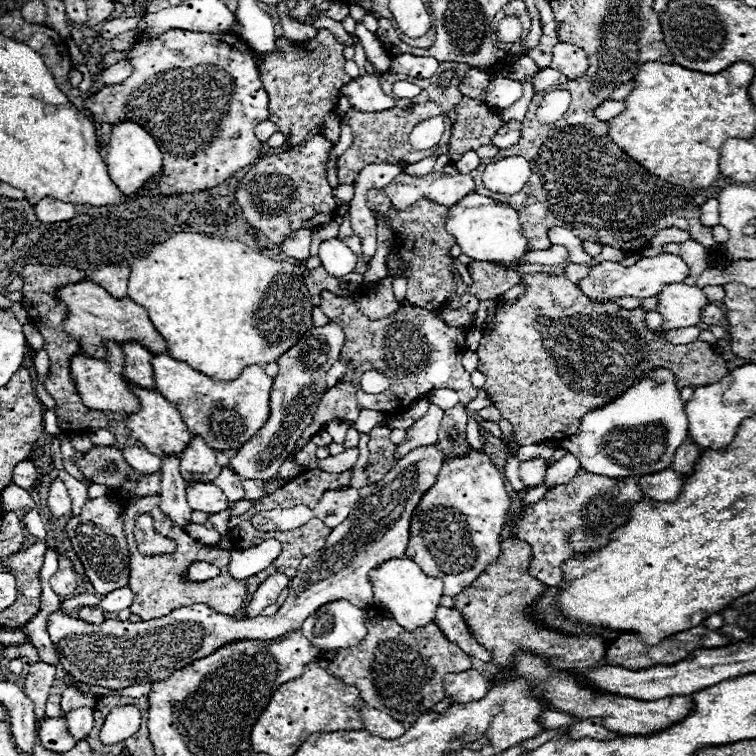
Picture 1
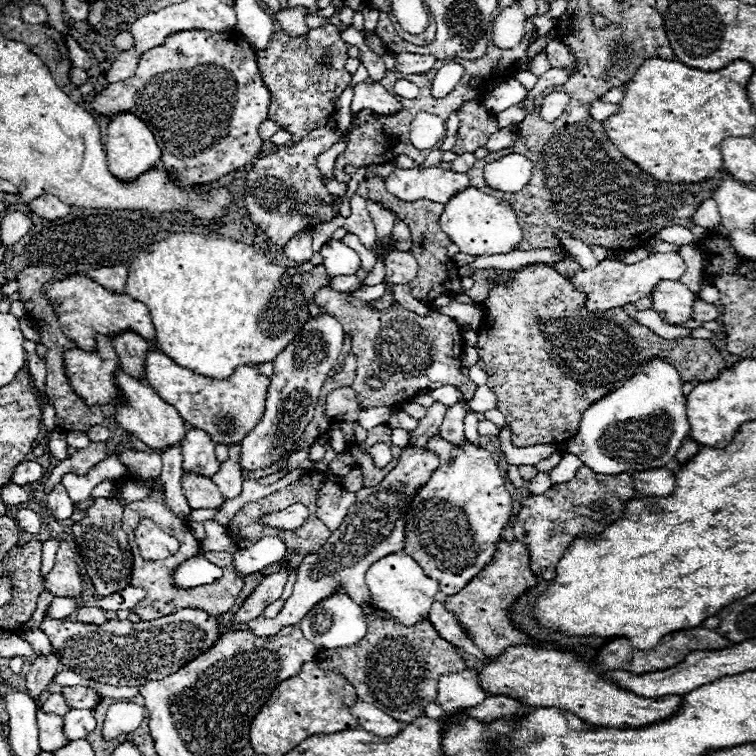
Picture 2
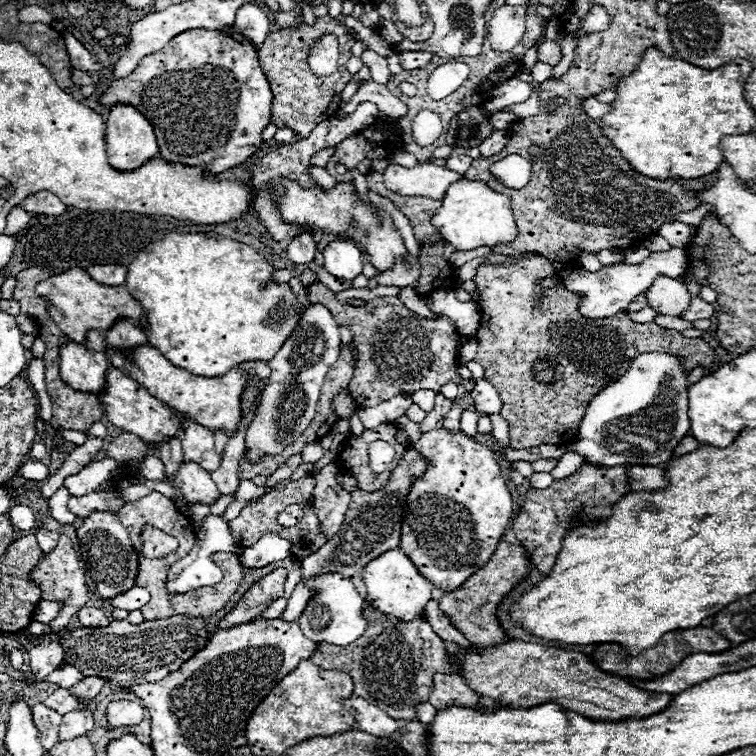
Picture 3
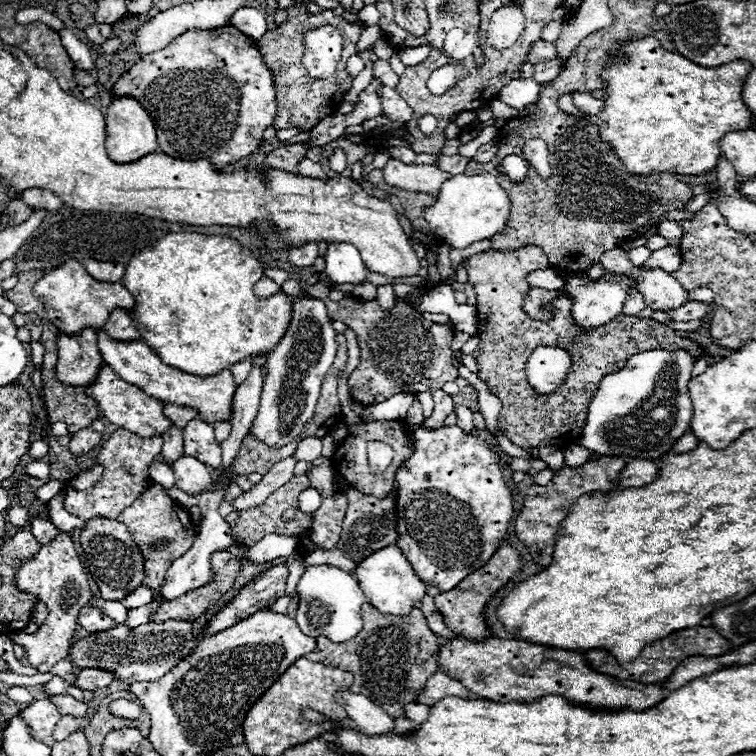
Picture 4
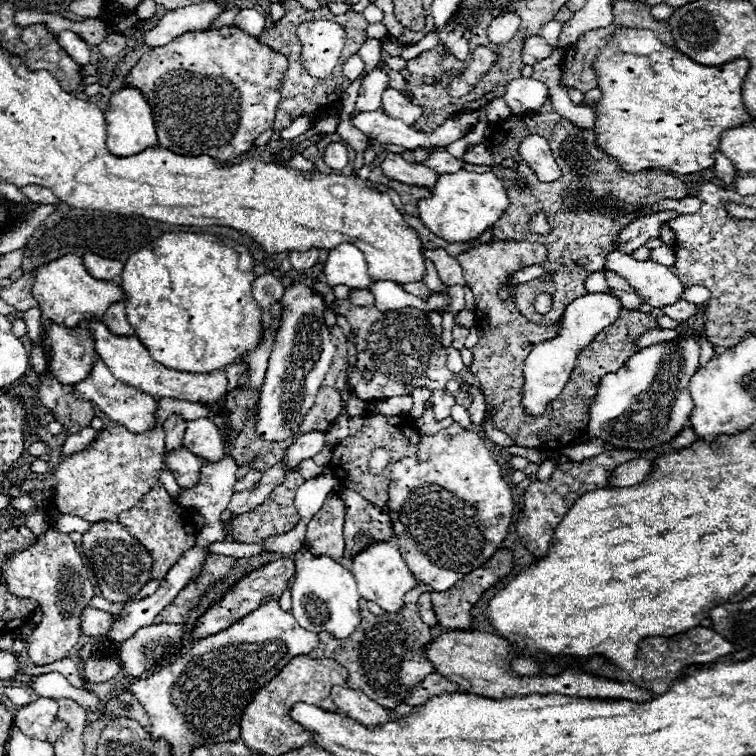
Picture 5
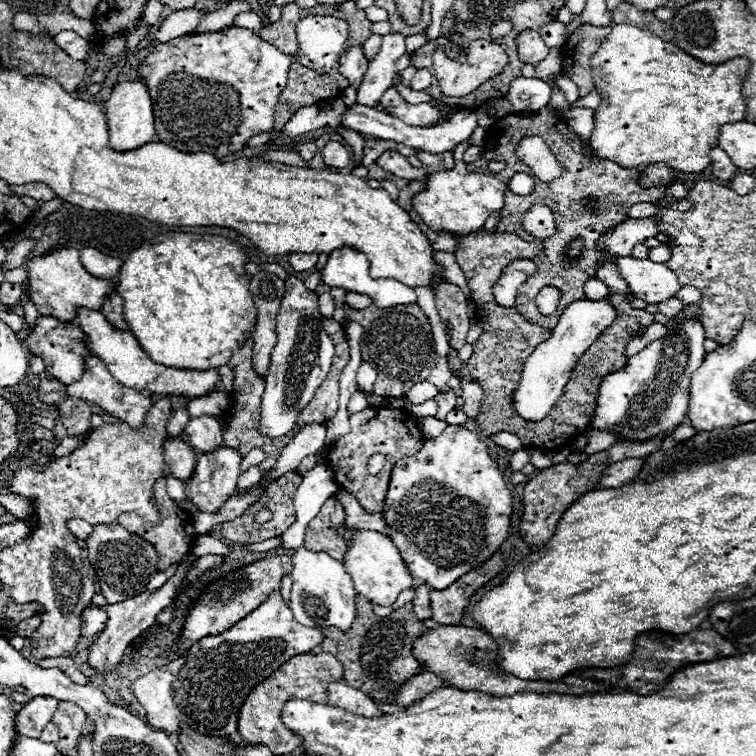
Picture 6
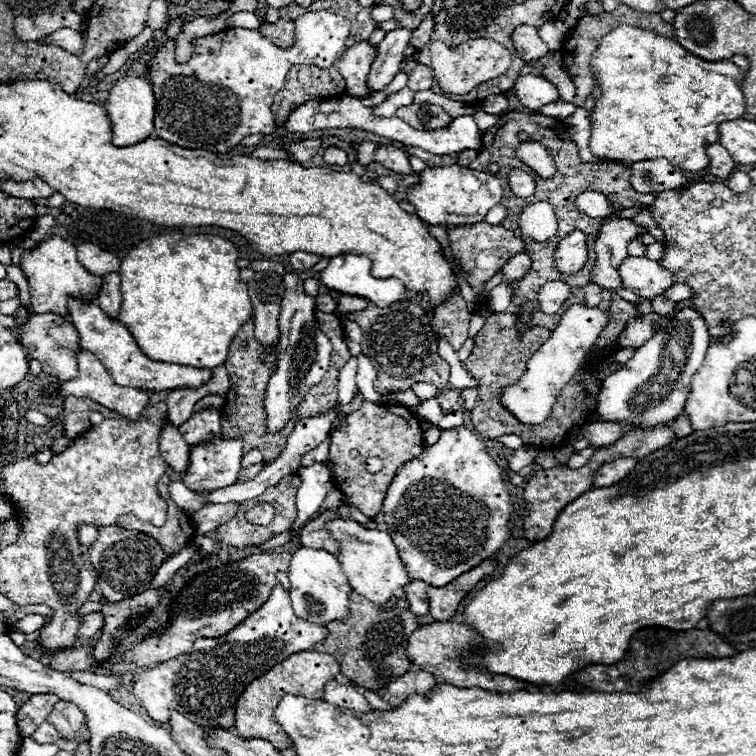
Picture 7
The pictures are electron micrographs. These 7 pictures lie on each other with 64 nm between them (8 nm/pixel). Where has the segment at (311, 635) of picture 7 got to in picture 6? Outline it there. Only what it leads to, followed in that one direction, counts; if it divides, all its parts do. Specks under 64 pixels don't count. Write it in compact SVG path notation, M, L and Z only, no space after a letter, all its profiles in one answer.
M274 592L228 632L198 640L176 660L134 680L132 692L146 710L150 726L158 730L176 734L178 722L182 720L202 734L232 736L238 730L242 700L250 690L288 658L310 652L318 642L322 642L322 630L296 622L282 594Z

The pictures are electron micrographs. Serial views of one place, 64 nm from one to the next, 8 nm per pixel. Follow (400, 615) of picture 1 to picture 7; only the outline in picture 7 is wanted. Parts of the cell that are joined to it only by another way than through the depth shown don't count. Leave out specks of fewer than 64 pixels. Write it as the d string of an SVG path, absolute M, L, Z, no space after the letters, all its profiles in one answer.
M334 518L326 524L326 528L328 528L330 536L334 536L340 544L338 562L340 562L342 572L350 580L352 590L358 592L360 596L364 596L366 600L370 600L374 604L384 604L384 602L388 602L390 596L396 596L404 588L404 584L410 582L408 572L406 572L404 564L400 562L398 550L386 530L364 528L350 518Z

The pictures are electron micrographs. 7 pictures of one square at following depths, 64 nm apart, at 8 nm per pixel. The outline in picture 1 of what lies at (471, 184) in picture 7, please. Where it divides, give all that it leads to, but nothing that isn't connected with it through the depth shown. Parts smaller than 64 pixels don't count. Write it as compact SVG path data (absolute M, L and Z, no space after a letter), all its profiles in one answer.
M478 192L466 194L458 204L448 208L446 230L456 238L456 244L462 248L462 252L468 254L472 260L488 260L510 266L516 258L528 252L528 240L522 234L516 210L504 202L496 202Z

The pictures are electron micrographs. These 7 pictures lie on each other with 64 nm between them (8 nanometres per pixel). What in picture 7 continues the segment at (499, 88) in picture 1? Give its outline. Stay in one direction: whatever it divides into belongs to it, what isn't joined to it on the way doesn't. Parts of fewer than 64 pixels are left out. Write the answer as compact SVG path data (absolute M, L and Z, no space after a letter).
M534 74L518 76L518 80L514 82L514 92L518 100L530 110L538 110L540 106L556 102L560 98L558 88L550 80Z

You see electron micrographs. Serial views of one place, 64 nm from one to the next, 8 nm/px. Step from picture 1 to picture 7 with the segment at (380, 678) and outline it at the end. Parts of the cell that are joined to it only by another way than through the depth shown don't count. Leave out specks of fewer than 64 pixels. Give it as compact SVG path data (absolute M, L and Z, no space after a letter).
M350 592L350 616L346 622L334 620L328 624L330 634L326 640L314 644L316 652L332 654L334 660L338 660L340 670L346 678L354 680L356 684L380 690L382 680L386 676L402 676L412 668L412 662L406 658L406 646L410 634L418 628L416 616L410 612L410 606L406 600L390 598L386 604L374 604L370 600L364 600L360 594Z

